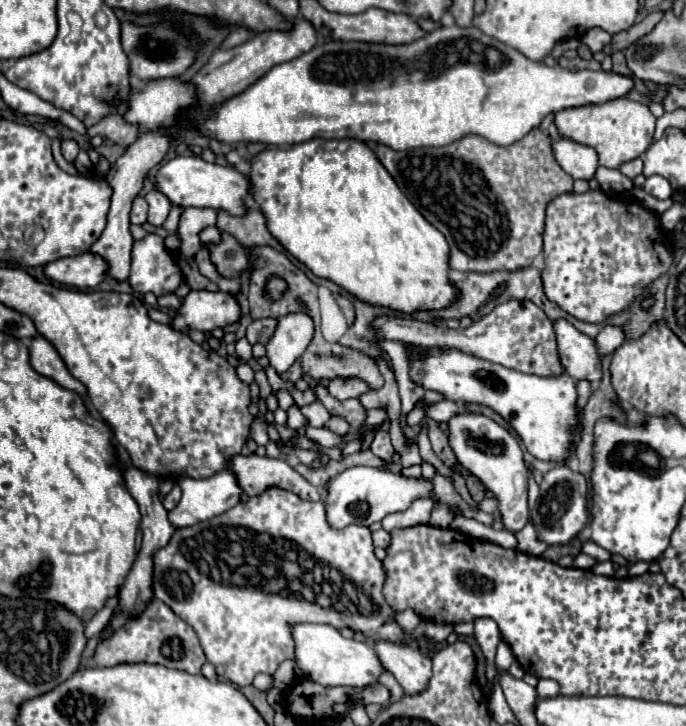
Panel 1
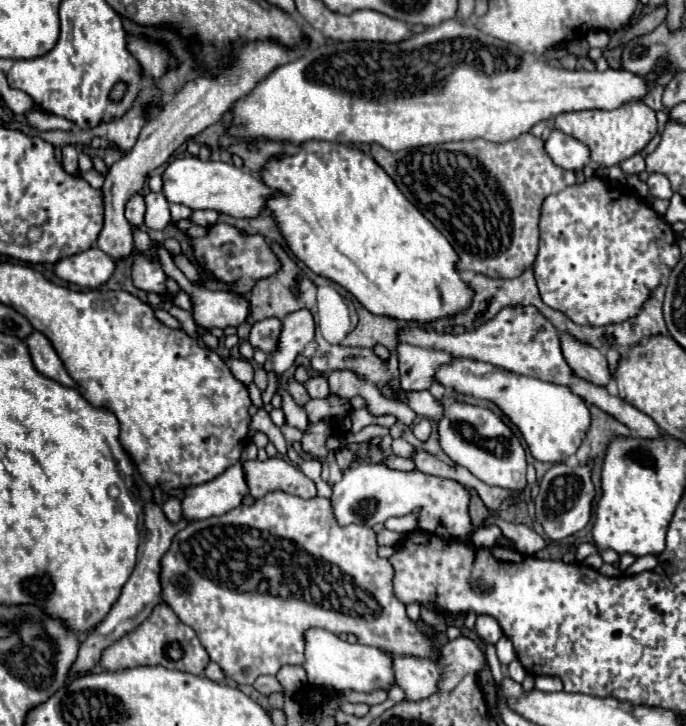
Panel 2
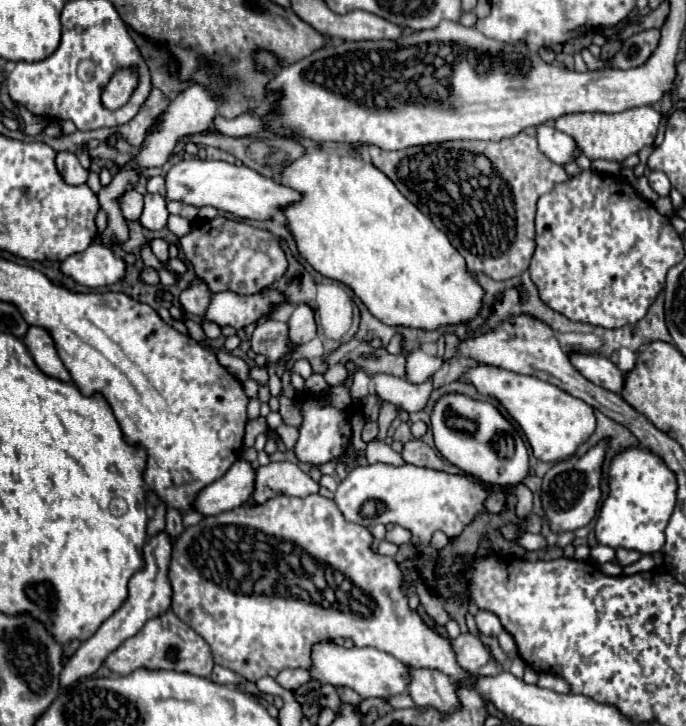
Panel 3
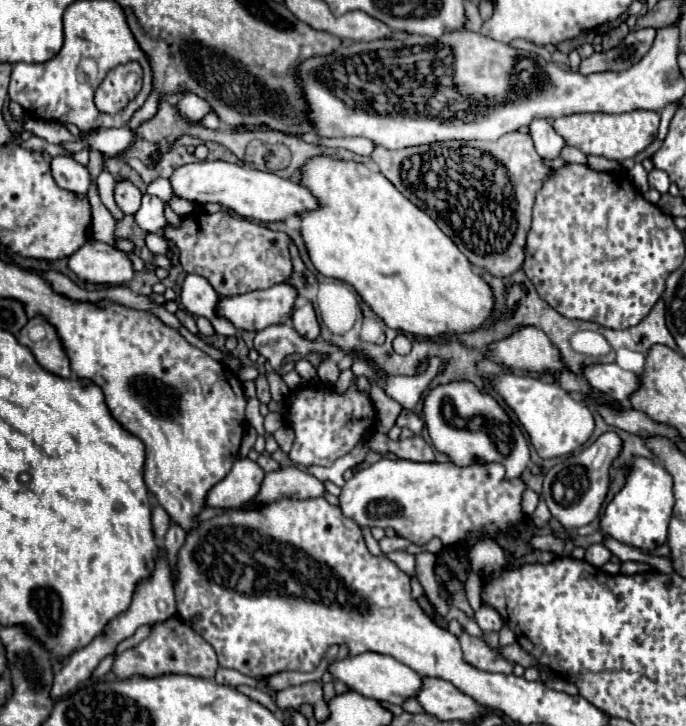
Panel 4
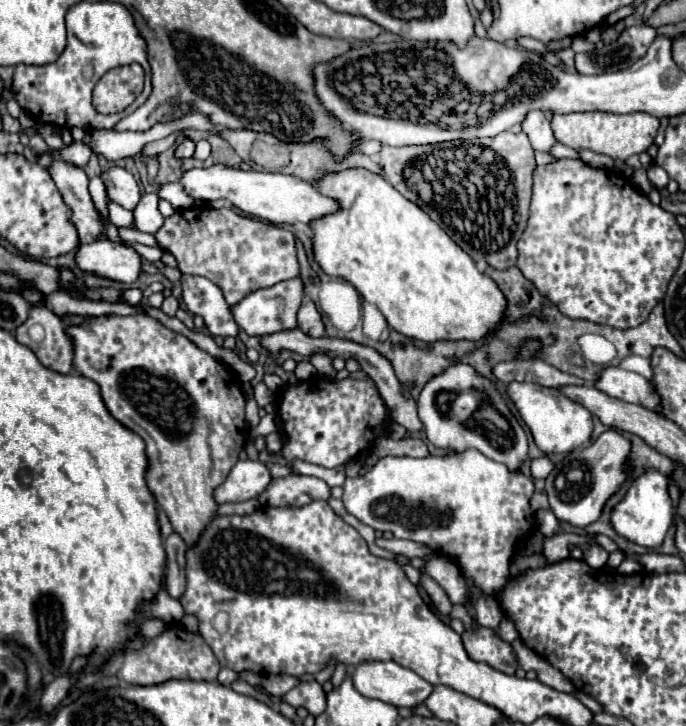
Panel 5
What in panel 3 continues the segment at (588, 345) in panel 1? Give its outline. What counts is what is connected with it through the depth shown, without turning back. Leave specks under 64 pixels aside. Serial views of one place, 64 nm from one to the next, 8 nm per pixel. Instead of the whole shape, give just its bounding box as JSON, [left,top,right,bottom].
[570,352,624,392]

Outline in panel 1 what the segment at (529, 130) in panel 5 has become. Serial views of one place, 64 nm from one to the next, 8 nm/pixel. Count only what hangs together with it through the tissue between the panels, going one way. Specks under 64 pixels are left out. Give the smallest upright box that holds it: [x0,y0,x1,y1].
[554,138,598,180]

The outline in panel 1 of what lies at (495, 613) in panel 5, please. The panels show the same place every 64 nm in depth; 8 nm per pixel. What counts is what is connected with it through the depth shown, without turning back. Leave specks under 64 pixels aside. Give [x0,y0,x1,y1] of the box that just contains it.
[474,618,500,688]

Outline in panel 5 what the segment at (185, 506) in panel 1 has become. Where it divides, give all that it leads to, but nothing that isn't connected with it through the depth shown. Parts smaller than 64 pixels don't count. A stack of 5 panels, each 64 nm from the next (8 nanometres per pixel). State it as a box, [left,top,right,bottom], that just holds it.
[214,460,272,504]

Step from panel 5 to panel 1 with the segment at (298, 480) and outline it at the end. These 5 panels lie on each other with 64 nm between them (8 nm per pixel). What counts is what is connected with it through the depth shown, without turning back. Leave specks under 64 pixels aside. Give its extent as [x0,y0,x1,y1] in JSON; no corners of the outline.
[228,454,320,500]

